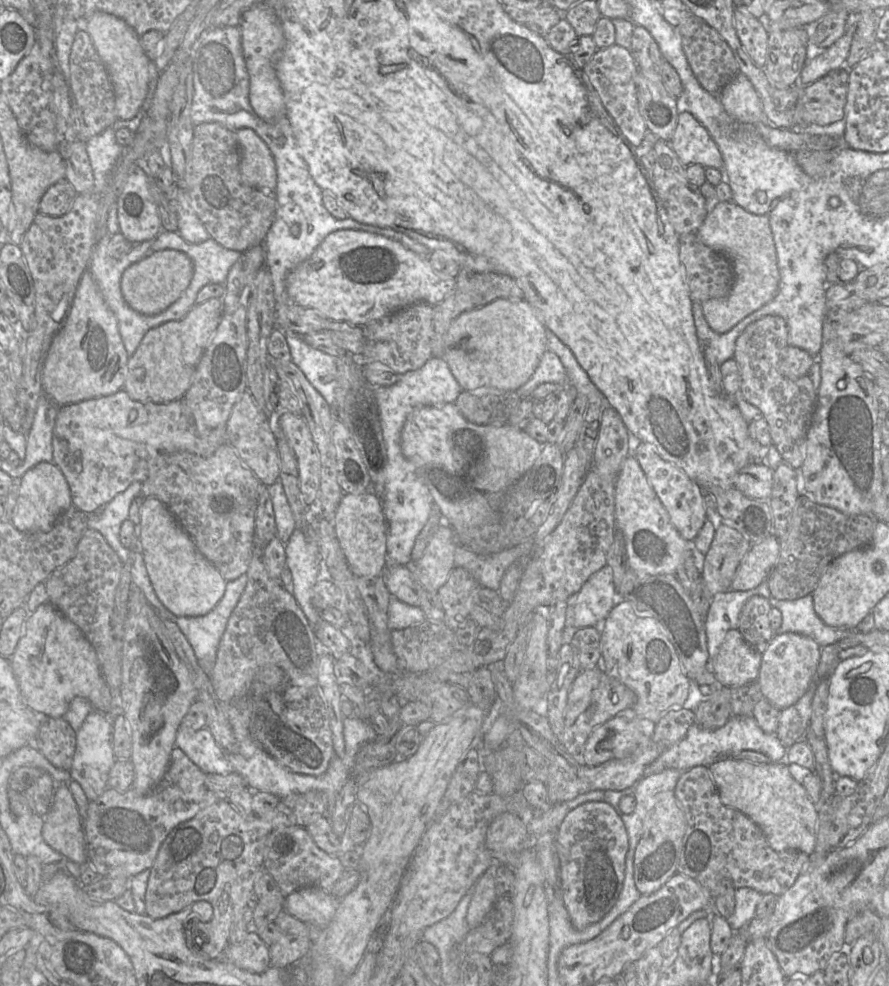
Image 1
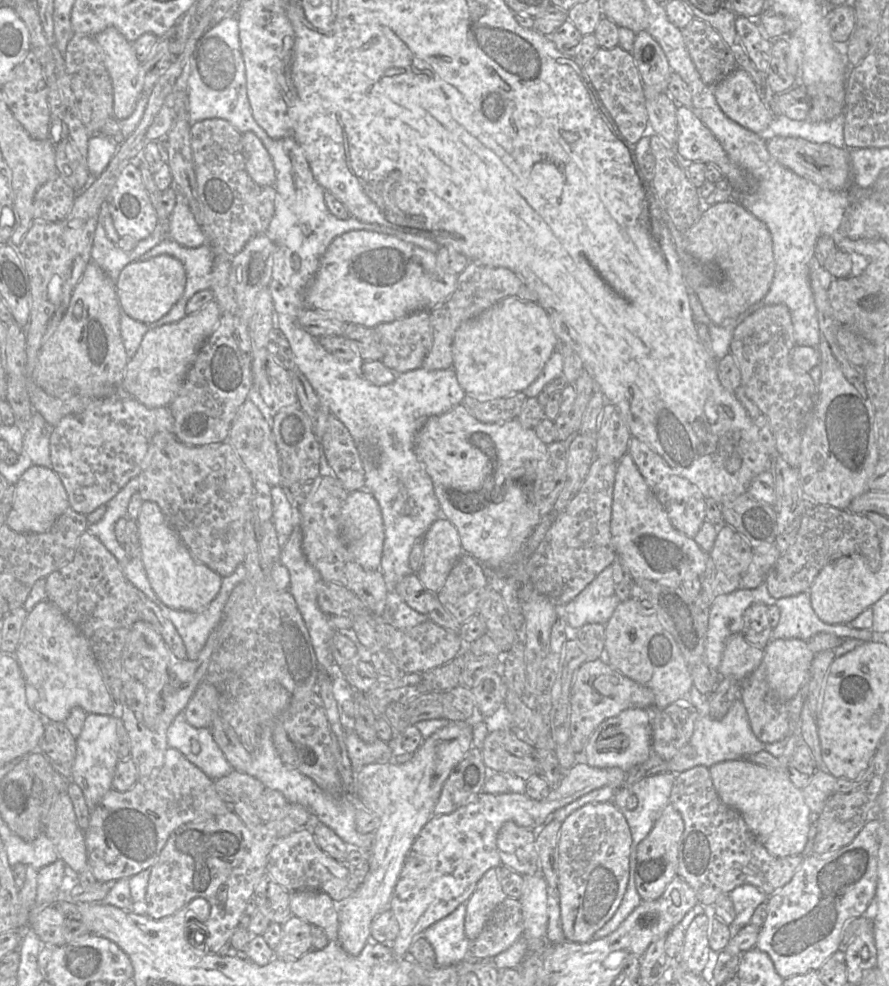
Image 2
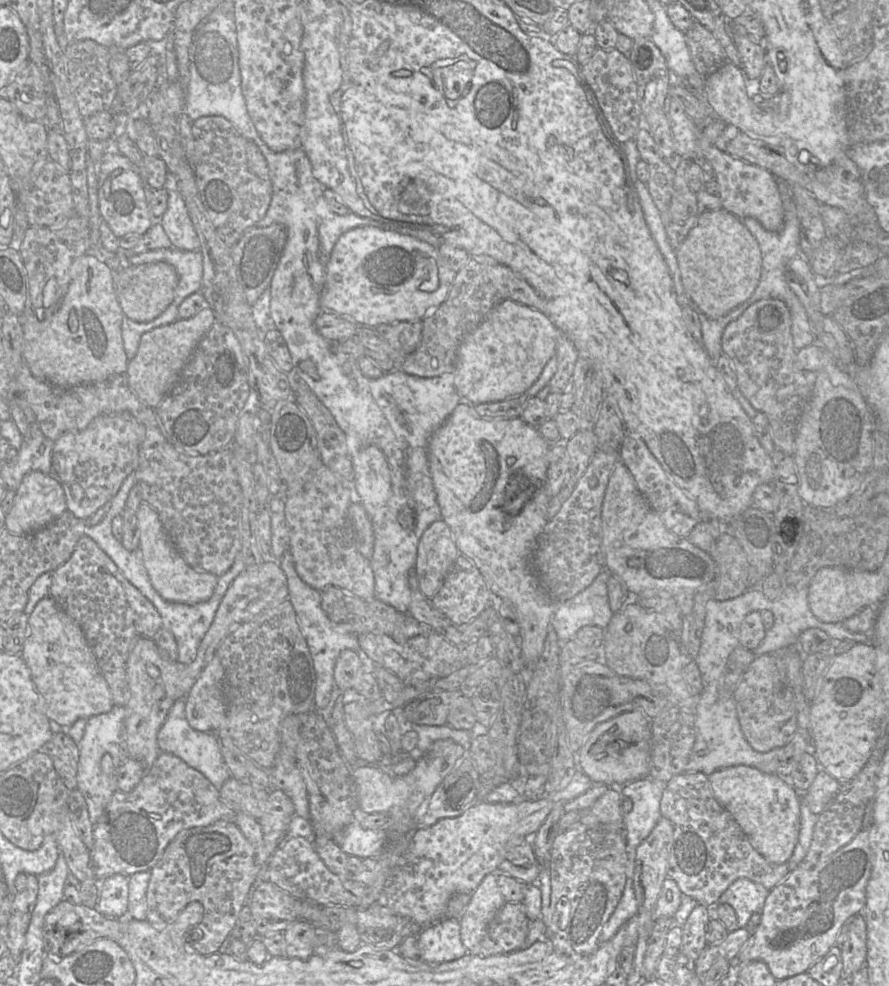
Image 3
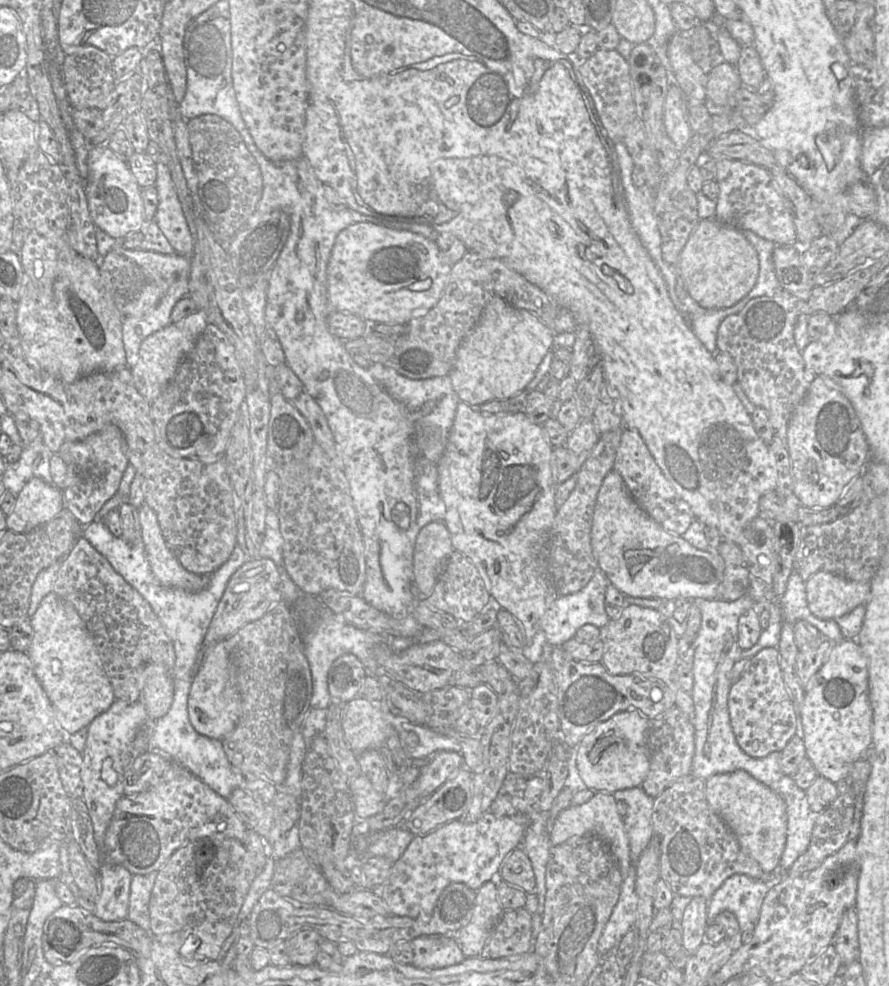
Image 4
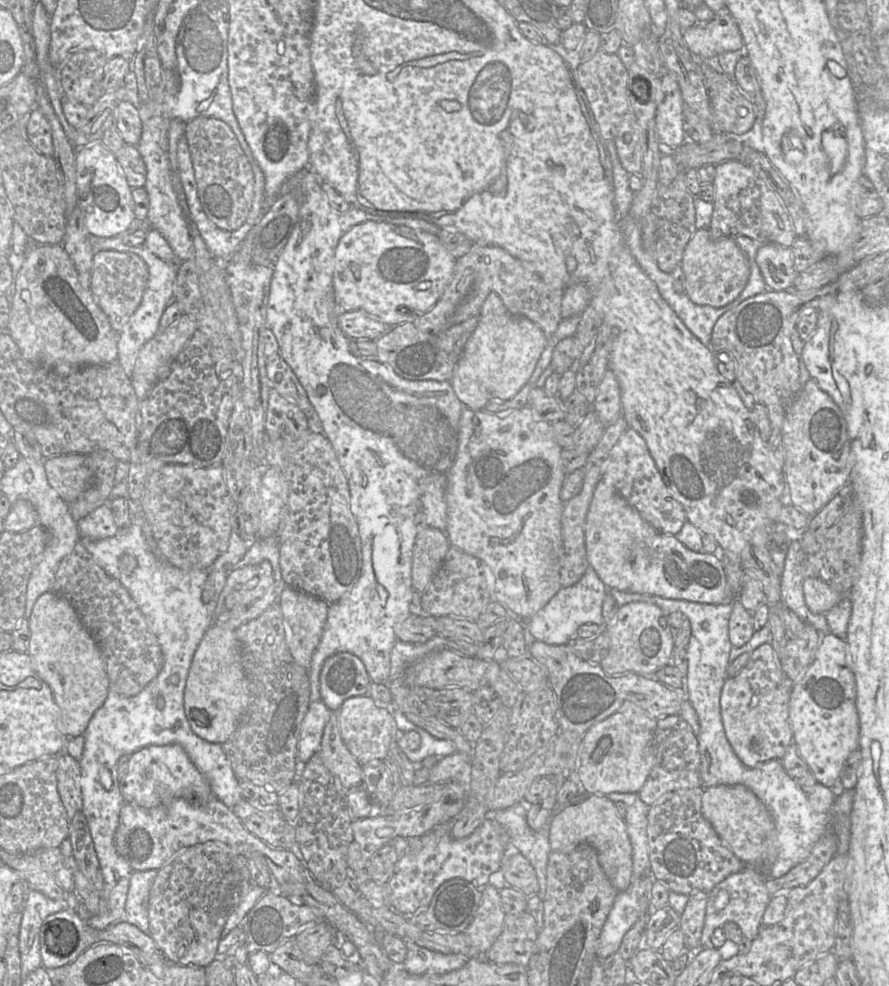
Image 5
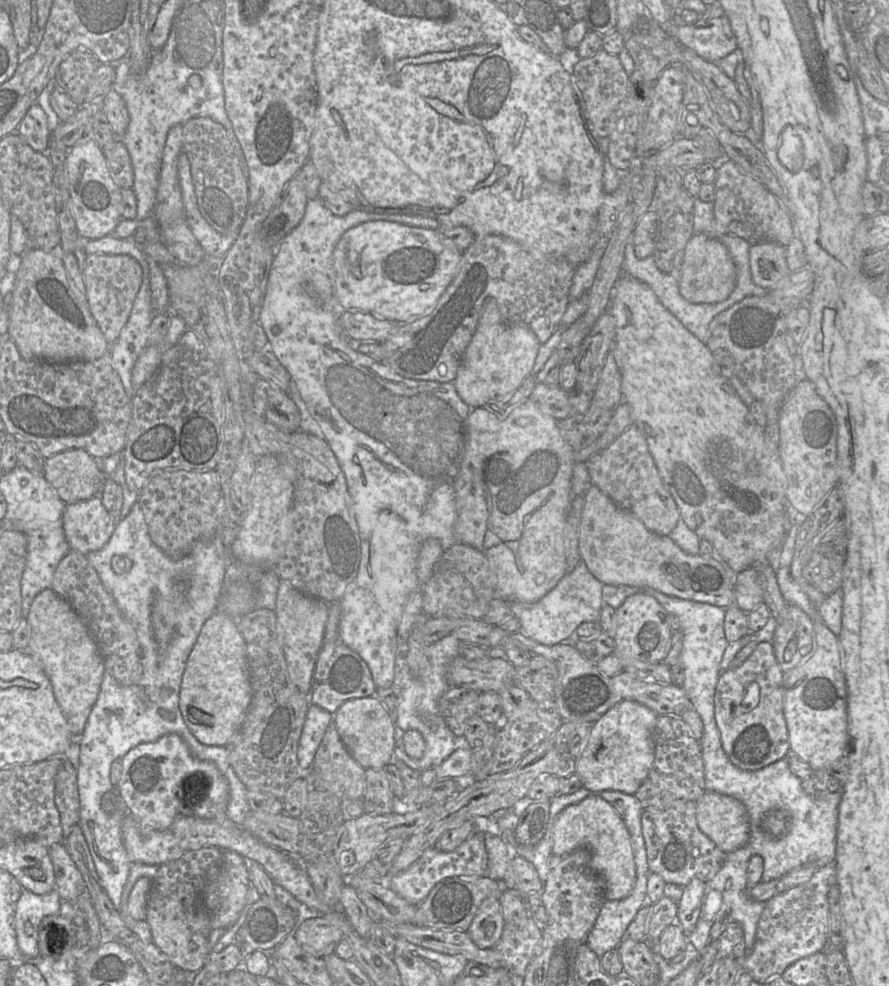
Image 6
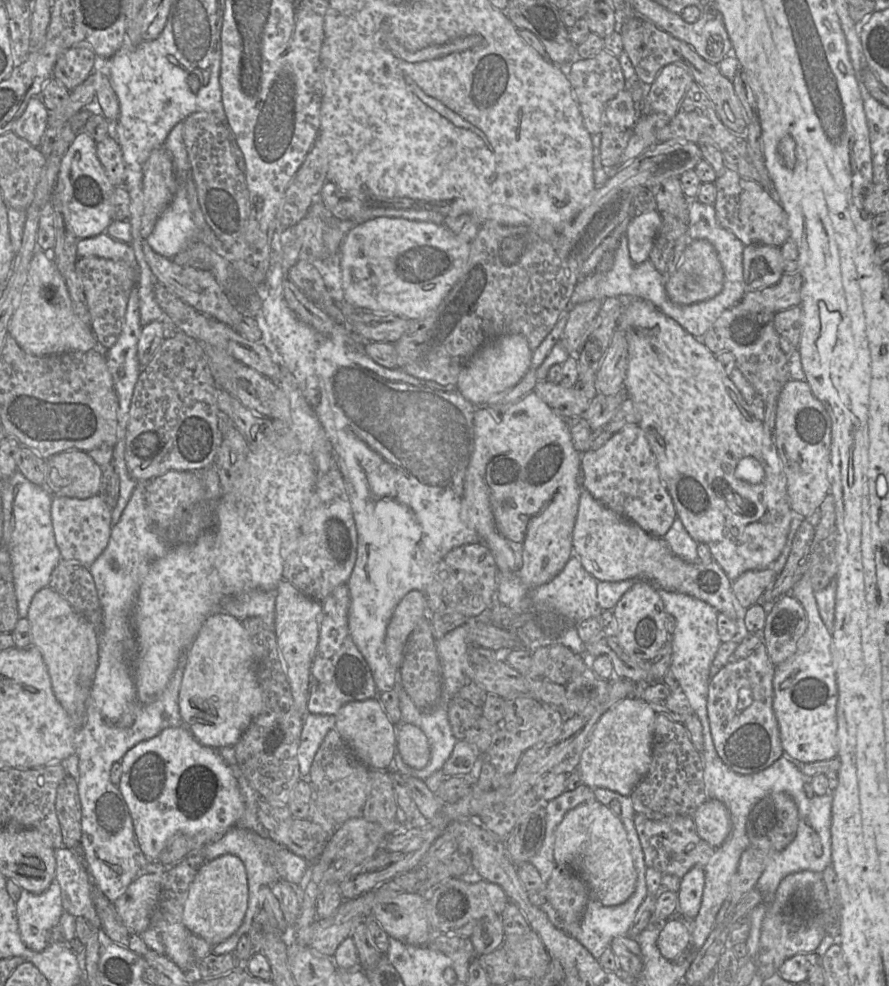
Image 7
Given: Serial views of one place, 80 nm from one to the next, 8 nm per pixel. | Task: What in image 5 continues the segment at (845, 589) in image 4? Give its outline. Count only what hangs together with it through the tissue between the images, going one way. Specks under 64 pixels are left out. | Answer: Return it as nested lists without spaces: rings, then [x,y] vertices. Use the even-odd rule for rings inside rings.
[[[806,578],[803,583],[803,592],[809,610],[822,615],[829,612],[844,597],[818,578]]]

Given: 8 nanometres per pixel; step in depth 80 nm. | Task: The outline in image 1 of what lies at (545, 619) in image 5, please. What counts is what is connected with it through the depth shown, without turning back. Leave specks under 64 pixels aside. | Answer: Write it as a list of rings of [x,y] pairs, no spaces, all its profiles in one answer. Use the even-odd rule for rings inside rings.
[[[607,564],[595,572],[578,593],[570,596],[567,604],[573,605],[574,627],[583,628],[602,624],[614,604],[623,601],[613,582],[613,570]]]

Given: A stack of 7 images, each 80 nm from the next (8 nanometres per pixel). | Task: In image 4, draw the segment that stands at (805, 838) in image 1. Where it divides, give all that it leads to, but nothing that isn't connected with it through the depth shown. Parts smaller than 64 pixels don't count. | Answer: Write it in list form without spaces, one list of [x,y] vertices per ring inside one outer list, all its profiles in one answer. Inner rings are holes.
[[[744,770],[716,774],[706,781],[706,800],[737,838],[742,850],[756,860],[764,872],[776,873],[787,839],[784,800]]]

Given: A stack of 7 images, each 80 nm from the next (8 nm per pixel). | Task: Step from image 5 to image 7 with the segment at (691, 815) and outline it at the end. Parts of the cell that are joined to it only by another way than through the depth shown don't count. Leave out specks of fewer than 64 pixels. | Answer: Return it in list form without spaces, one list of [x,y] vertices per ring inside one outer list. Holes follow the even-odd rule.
[[[636,814],[634,824],[646,866],[662,874],[682,878],[694,866],[705,867],[716,850],[699,837],[693,816],[667,817],[654,821],[643,814]]]

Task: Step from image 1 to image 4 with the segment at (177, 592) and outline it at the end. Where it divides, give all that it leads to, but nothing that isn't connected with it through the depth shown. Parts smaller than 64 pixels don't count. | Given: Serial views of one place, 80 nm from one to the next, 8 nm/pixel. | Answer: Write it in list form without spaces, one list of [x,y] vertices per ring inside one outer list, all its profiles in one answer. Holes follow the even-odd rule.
[[[145,502],[136,509],[145,553],[159,583],[190,592],[203,590],[209,575],[198,575],[185,570],[166,544],[155,512]]]

